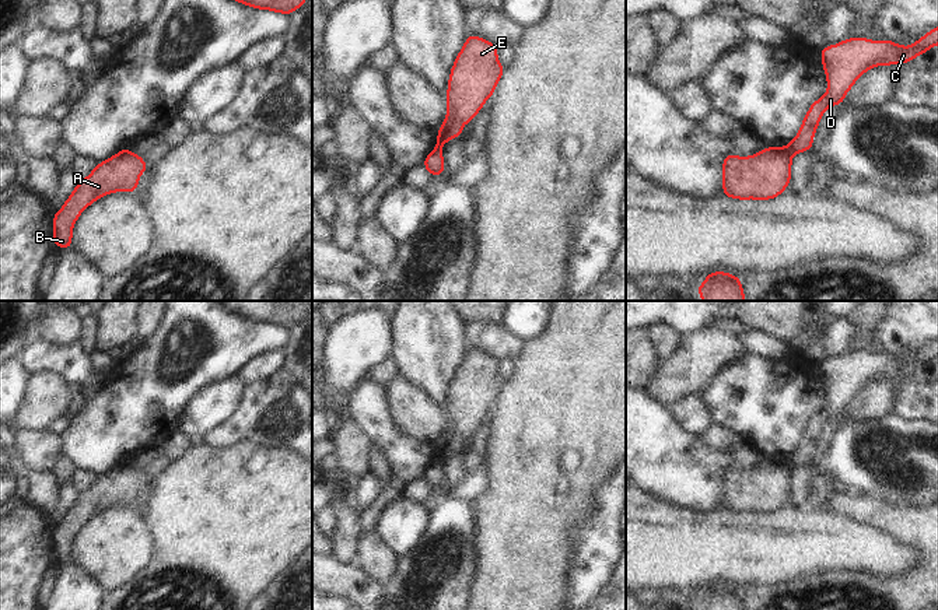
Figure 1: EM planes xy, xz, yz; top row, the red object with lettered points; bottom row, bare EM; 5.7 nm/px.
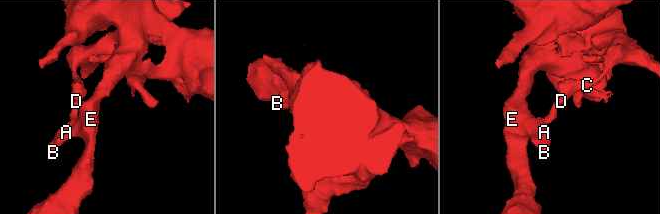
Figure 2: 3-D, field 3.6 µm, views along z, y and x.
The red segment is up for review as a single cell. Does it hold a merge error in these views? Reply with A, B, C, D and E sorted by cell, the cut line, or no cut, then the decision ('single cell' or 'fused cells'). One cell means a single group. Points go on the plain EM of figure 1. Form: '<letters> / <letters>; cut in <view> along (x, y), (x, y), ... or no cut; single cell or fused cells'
A B E / C D; cut in yz along (783, 462), (791, 469); fused cells

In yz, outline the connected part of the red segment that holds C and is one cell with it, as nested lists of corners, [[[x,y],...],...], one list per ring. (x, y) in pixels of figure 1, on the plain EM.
[[[938,340],[924,347],[909,361],[886,351],[871,354],[865,350],[847,351],[819,364],[827,395],[827,406],[811,417],[798,448],[784,460],[797,469],[812,463],[816,442],[827,421],[843,418],[855,395],[872,381],[910,376],[938,358]]]

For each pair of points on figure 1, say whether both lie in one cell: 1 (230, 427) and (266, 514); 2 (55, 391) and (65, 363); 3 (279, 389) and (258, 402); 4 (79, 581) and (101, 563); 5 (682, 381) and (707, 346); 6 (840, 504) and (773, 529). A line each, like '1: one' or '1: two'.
1: two
2: two
3: one
4: two
5: one
6: two

